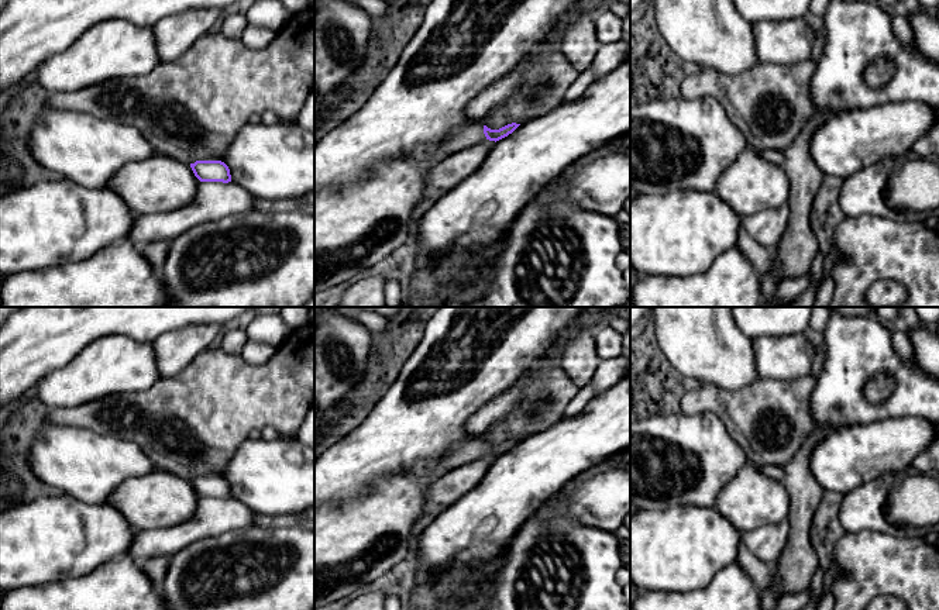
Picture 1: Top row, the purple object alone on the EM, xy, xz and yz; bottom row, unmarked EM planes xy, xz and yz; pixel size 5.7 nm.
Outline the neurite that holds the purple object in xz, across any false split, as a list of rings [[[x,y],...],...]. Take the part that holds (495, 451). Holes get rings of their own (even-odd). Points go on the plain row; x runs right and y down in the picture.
[[[512,438],[499,445],[491,445],[484,440],[471,440],[460,444],[451,454],[447,454],[437,465],[434,473],[455,469],[478,458],[499,456],[512,449],[520,440]]]

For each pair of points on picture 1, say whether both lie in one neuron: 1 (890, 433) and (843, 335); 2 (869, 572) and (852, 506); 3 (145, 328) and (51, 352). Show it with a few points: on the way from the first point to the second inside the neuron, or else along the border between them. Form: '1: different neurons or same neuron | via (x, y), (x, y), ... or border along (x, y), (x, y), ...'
1: different neurons | border along (917, 416), (886, 417), (852, 426)
2: different neurons | border along (846, 531), (877, 530), (887, 534)
3: same neuron | via (121, 323), (81, 323), (75, 328)

